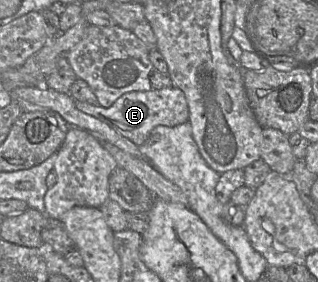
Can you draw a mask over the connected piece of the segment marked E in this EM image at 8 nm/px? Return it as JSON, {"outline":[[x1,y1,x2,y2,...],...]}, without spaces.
{"outline":[[176,87,125,93,108,108,82,101,75,101,75,105,80,111,105,122,137,146,141,146,157,126,175,127,189,121,187,100,184,93]]}

